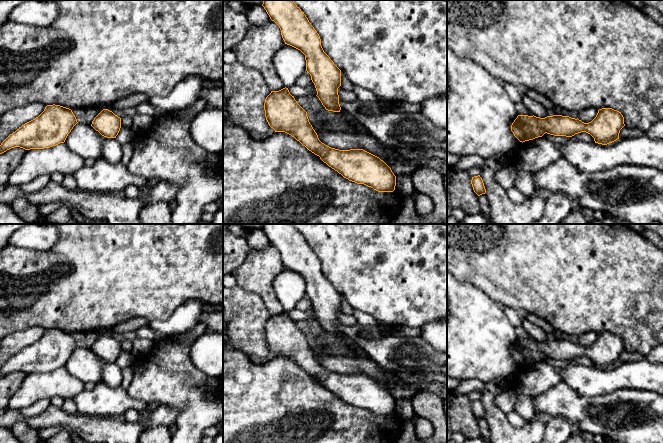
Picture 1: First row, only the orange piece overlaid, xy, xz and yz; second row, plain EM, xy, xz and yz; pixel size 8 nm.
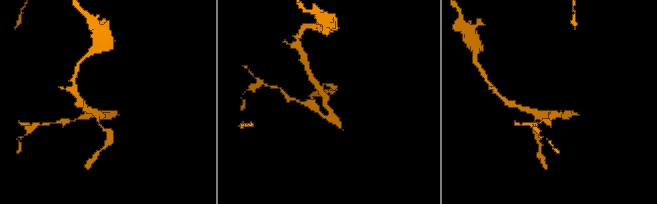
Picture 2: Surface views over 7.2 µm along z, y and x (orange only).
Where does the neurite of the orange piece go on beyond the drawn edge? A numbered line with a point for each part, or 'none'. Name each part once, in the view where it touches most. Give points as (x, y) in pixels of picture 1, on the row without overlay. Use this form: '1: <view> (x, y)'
none

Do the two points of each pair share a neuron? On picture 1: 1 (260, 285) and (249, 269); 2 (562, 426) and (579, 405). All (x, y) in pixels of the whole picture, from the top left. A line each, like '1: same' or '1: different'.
1: same
2: different

